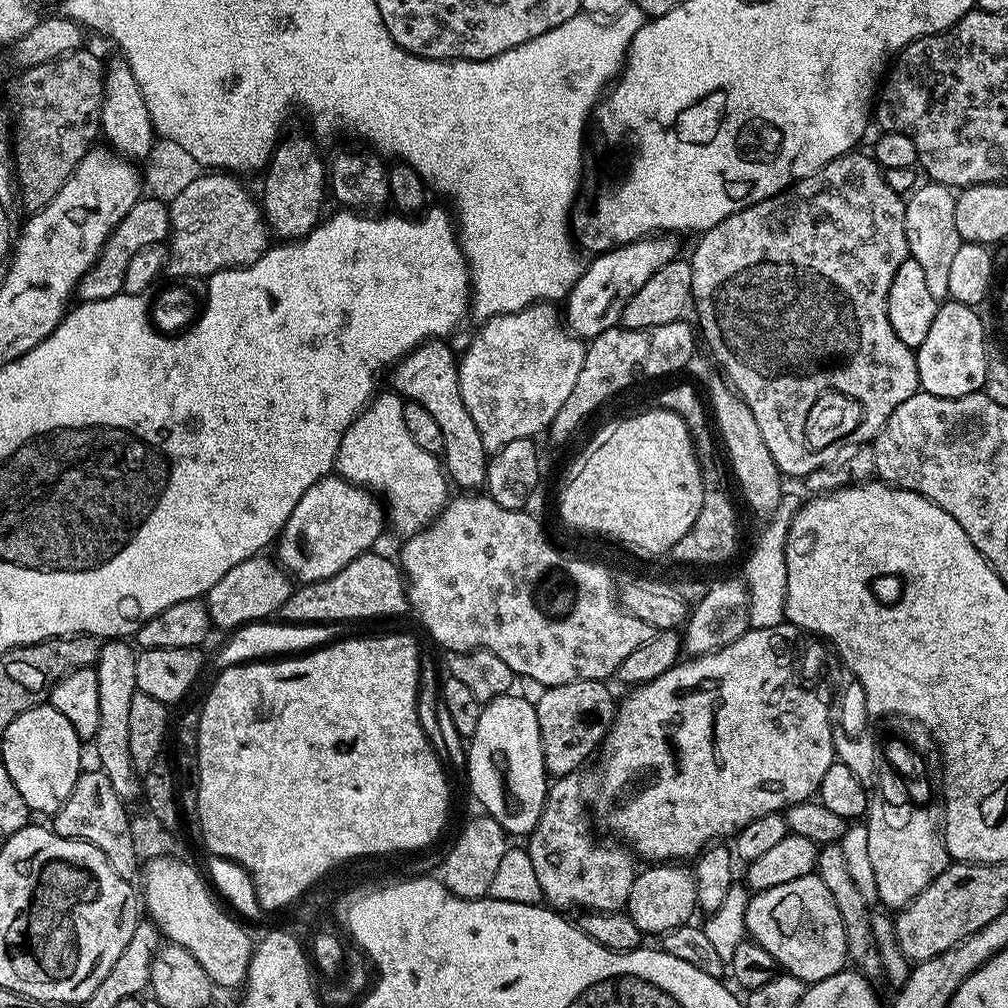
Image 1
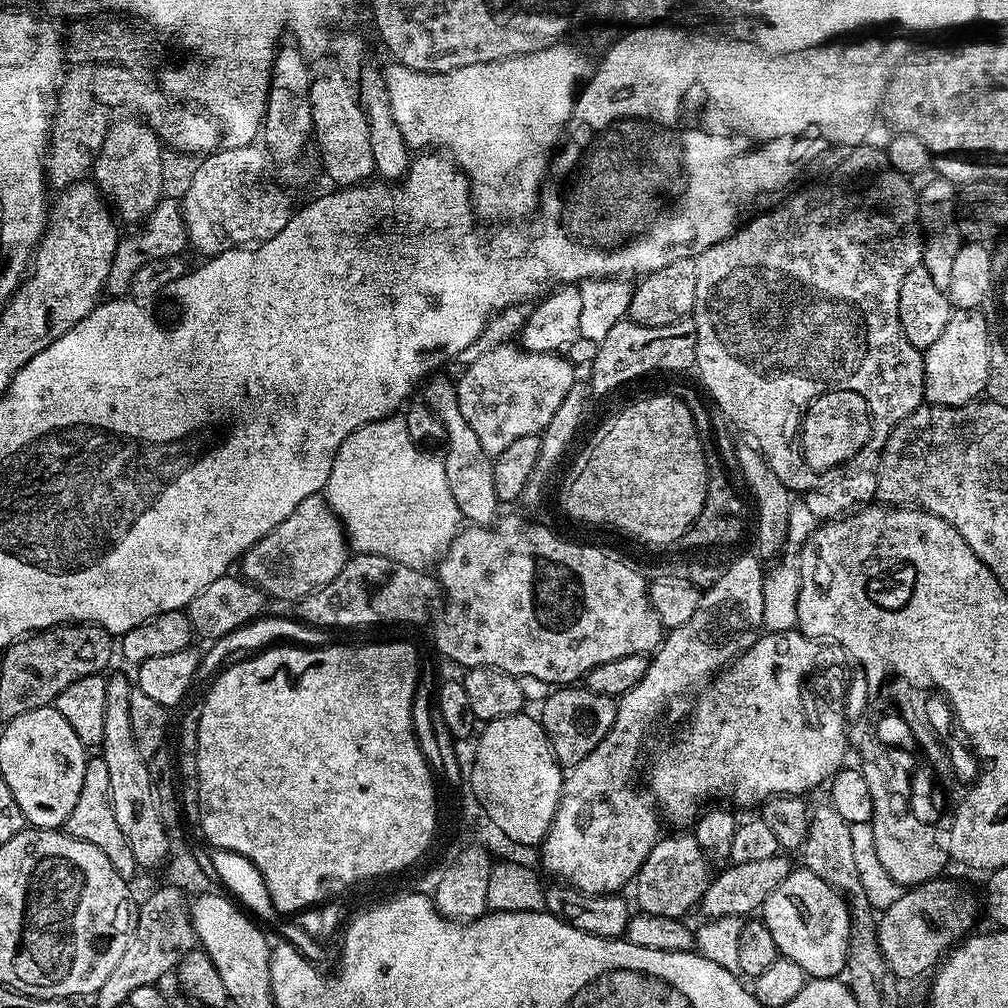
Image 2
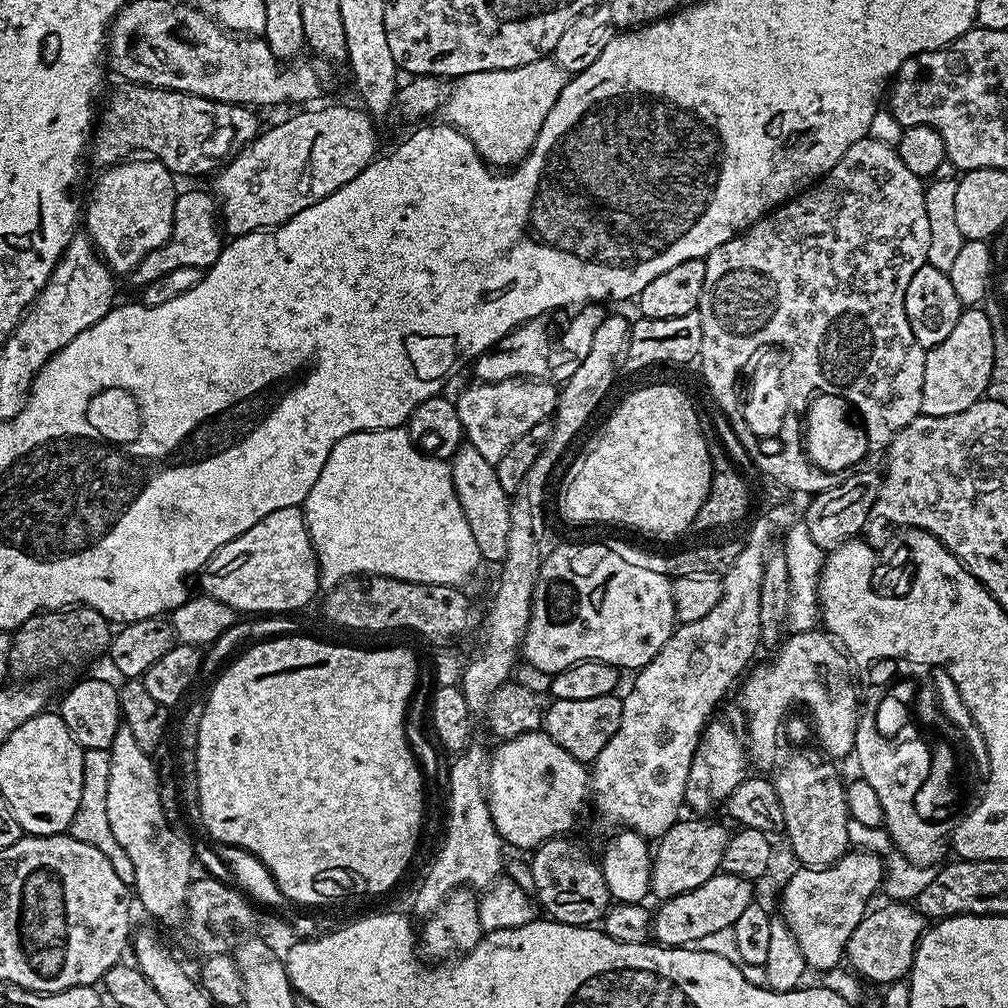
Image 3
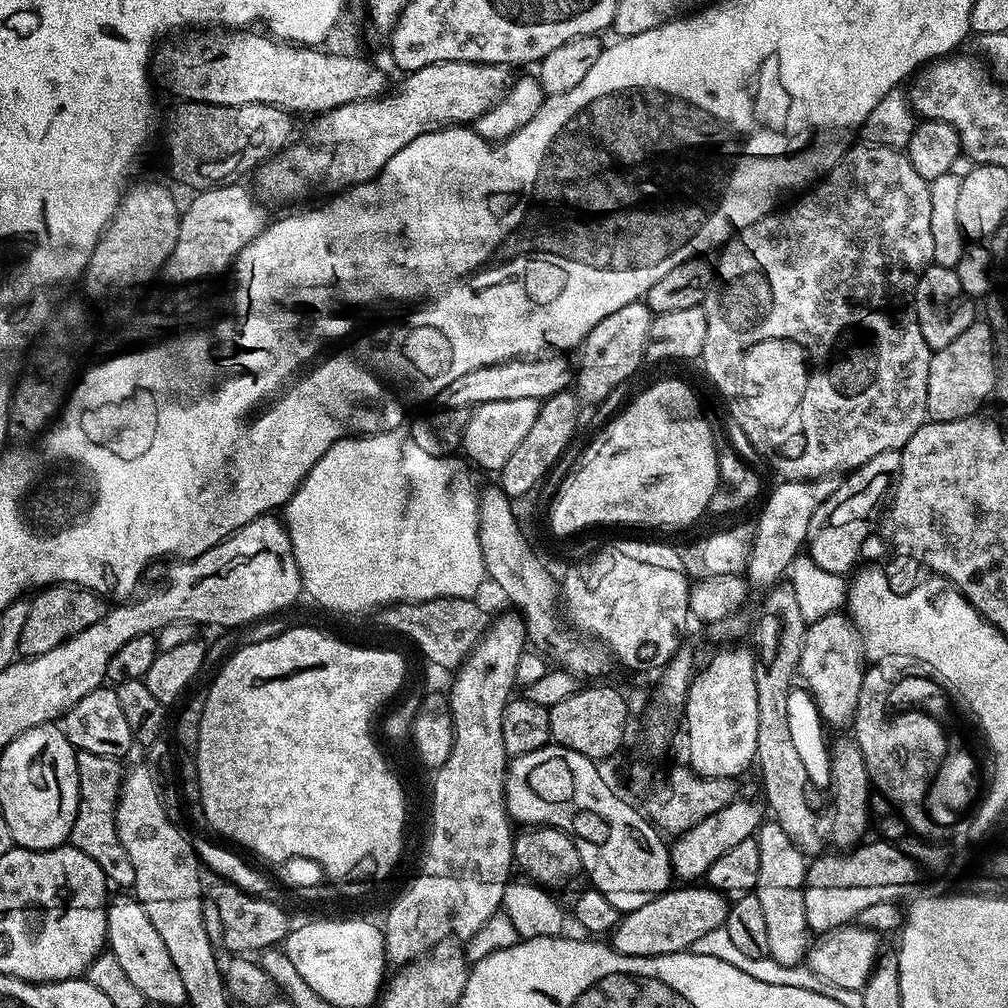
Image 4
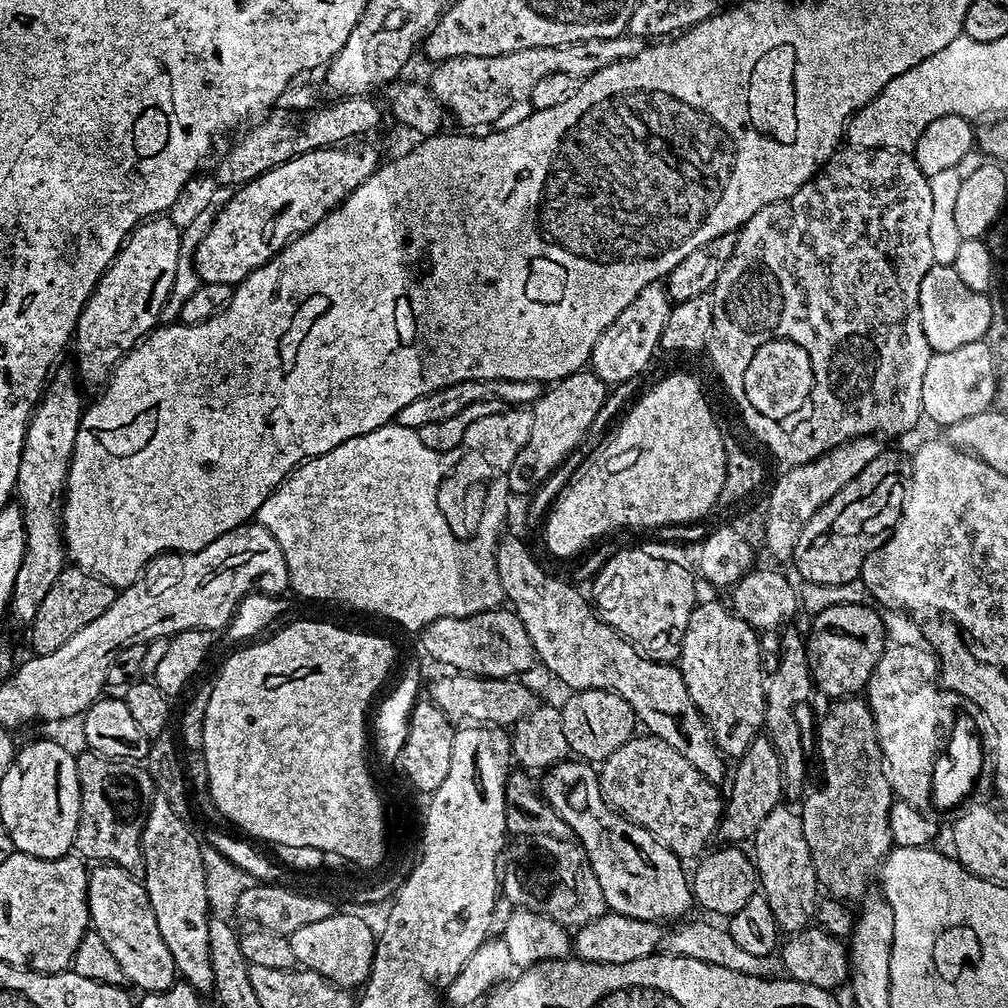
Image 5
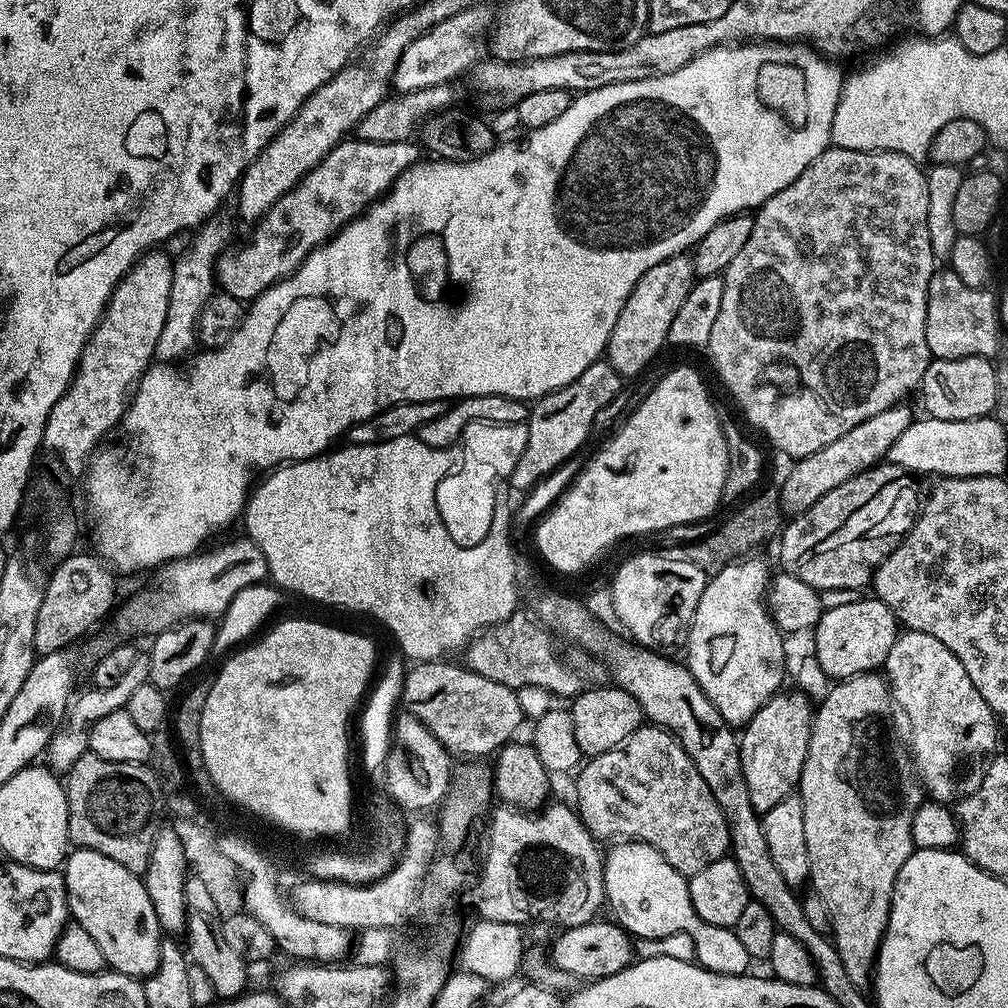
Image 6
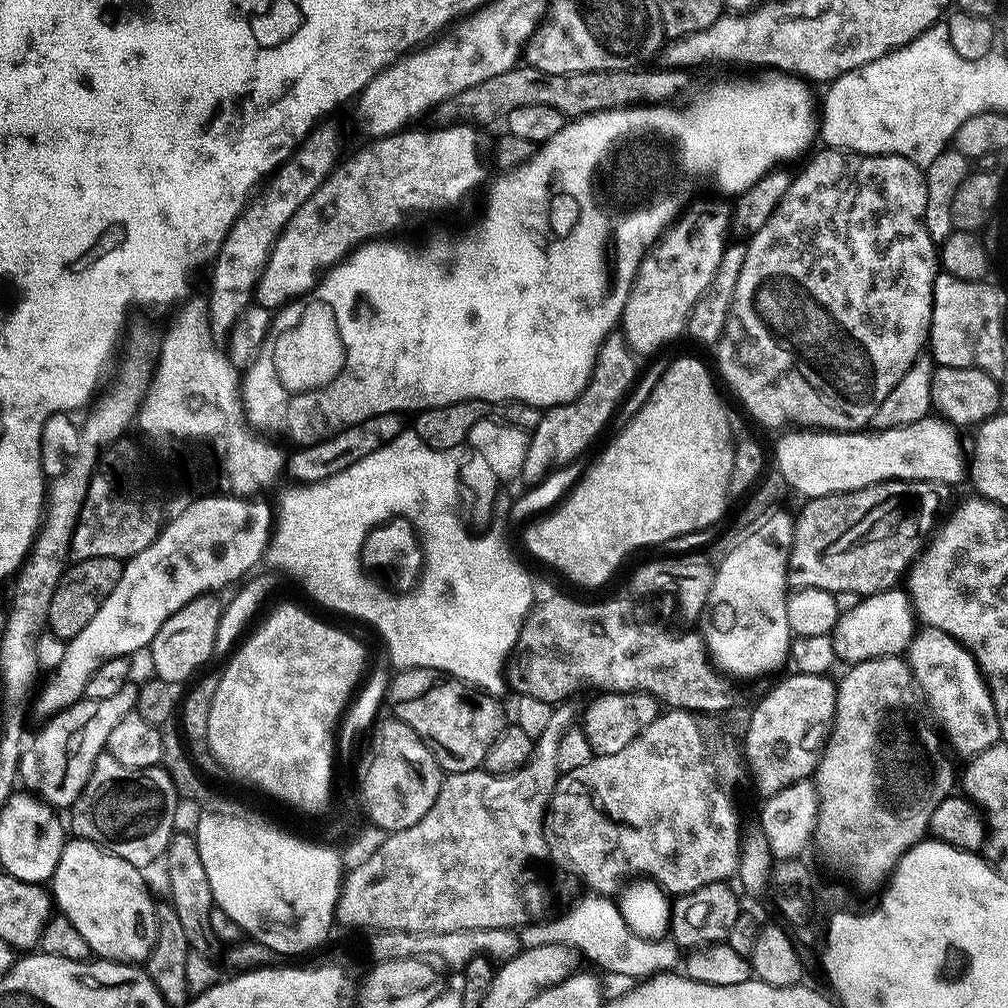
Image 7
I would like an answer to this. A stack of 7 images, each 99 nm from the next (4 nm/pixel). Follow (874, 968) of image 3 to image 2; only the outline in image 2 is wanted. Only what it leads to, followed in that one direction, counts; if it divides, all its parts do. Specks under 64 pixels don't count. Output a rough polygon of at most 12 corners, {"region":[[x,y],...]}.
{"region":[[958,881],[909,887],[879,913],[900,982],[927,977],[975,929]]}

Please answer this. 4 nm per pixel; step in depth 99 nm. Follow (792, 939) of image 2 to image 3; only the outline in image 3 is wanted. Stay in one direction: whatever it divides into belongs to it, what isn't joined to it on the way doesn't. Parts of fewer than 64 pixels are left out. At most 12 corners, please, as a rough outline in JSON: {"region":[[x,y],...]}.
{"region":[[875,851],[797,867],[782,919],[809,969],[867,915],[885,876]]}

